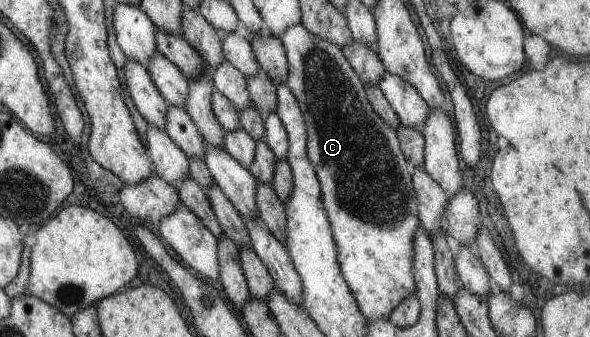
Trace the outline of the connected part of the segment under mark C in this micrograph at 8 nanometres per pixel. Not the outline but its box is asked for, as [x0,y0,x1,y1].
[280,22,420,320]

